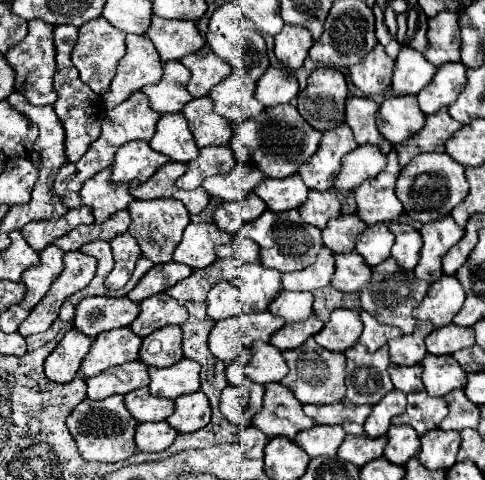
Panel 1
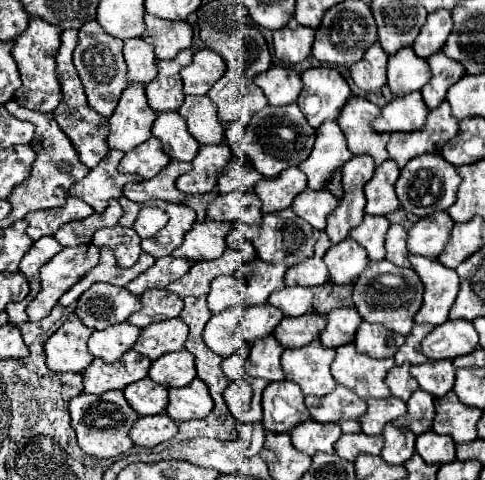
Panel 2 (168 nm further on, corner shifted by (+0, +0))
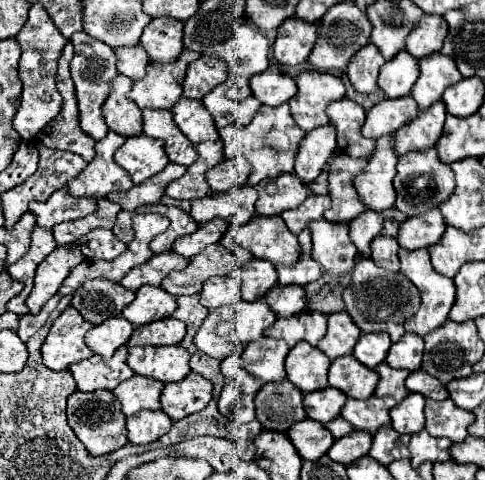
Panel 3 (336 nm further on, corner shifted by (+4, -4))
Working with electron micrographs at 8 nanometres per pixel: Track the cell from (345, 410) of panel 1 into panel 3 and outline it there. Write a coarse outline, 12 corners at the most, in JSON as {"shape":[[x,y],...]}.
{"shape":[[323,388],[303,398],[307,418],[327,424],[337,418],[347,396]]}

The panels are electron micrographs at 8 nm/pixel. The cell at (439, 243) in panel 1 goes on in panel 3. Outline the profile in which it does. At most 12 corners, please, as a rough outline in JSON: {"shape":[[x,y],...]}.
{"shape":[[439,208],[401,222],[397,240],[407,250],[429,248],[447,224]]}

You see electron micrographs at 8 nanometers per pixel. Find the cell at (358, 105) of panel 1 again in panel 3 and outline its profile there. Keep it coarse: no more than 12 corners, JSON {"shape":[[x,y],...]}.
{"shape":[[349,98],[327,106],[339,152],[369,160],[375,142],[361,136],[363,106]]}

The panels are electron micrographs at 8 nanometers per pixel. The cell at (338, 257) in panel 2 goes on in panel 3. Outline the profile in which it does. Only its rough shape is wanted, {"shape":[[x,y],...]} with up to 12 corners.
{"shape":[[345,222],[307,224],[313,258],[327,274],[345,276],[357,248]]}

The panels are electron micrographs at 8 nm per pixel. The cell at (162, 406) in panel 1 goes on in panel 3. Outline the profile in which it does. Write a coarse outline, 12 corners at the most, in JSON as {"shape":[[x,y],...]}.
{"shape":[[131,376],[113,390],[125,416],[161,408],[163,382]]}

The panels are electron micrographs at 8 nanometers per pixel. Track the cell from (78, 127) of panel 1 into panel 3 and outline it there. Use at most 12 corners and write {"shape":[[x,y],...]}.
{"shape":[[73,46],[63,48],[57,72],[61,112],[37,134],[45,148],[69,150],[91,162],[95,140],[79,128],[69,72]]}

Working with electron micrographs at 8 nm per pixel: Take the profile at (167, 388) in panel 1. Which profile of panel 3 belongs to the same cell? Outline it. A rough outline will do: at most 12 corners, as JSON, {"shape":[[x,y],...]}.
{"shape":[[183,346],[129,348],[135,374],[163,384],[183,380],[189,352]]}

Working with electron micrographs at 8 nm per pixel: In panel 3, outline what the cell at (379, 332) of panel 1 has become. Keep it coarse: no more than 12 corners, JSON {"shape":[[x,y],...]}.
{"shape":[[361,334],[353,356],[367,368],[385,360],[391,338]]}

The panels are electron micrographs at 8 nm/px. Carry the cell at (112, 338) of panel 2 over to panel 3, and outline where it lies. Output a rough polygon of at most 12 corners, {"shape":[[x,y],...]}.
{"shape":[[121,316],[87,332],[87,346],[111,358],[133,334]]}

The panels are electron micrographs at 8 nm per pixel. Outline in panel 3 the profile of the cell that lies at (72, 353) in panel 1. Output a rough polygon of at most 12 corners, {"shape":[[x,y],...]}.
{"shape":[[73,306],[55,318],[41,346],[43,364],[65,370],[93,356],[91,322]]}

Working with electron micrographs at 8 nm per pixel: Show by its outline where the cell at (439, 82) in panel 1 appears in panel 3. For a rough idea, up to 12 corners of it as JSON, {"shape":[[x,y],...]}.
{"shape":[[451,56],[419,60],[411,90],[419,110],[441,100],[447,86],[463,80]]}

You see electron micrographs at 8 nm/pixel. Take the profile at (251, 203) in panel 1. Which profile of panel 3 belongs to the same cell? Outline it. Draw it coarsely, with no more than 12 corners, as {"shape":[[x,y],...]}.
{"shape":[[251,186],[209,194],[191,202],[191,216],[205,224],[217,216],[231,220],[241,208],[249,216],[257,200]]}

